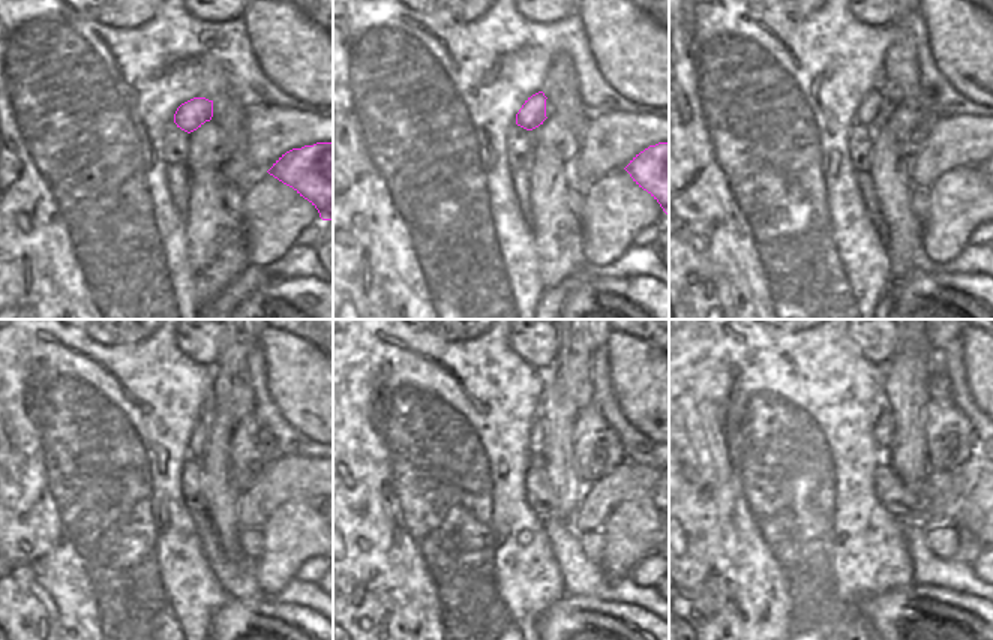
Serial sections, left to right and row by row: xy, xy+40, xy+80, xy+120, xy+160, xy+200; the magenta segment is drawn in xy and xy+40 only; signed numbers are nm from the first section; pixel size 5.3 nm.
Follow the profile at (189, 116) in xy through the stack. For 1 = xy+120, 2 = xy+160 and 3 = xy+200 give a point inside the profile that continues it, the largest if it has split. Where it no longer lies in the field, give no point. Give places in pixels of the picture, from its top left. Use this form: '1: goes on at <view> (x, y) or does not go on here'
1: goes on at xy+120 (200, 436)
2: goes on at xy+160 (536, 441)
3: goes on at xy+200 (884, 432)

